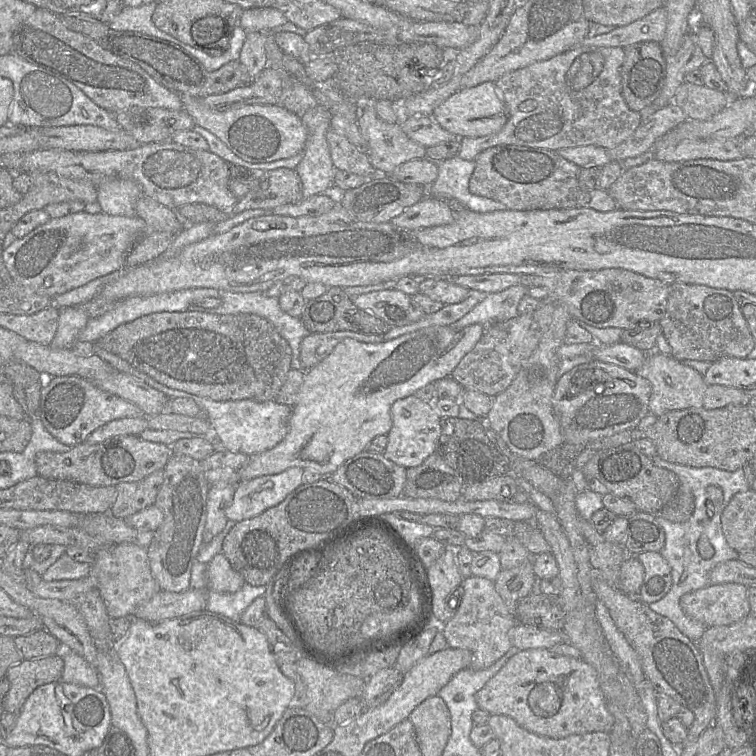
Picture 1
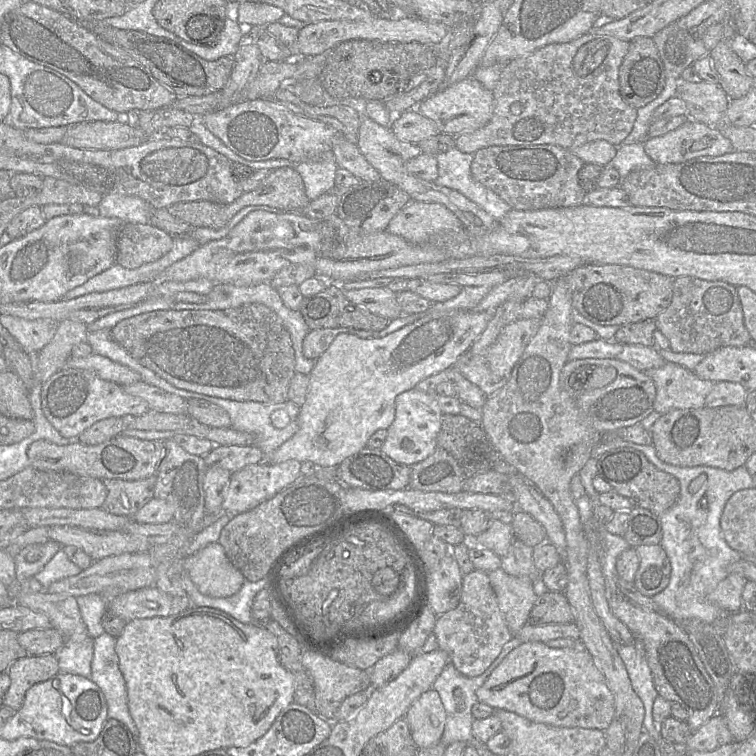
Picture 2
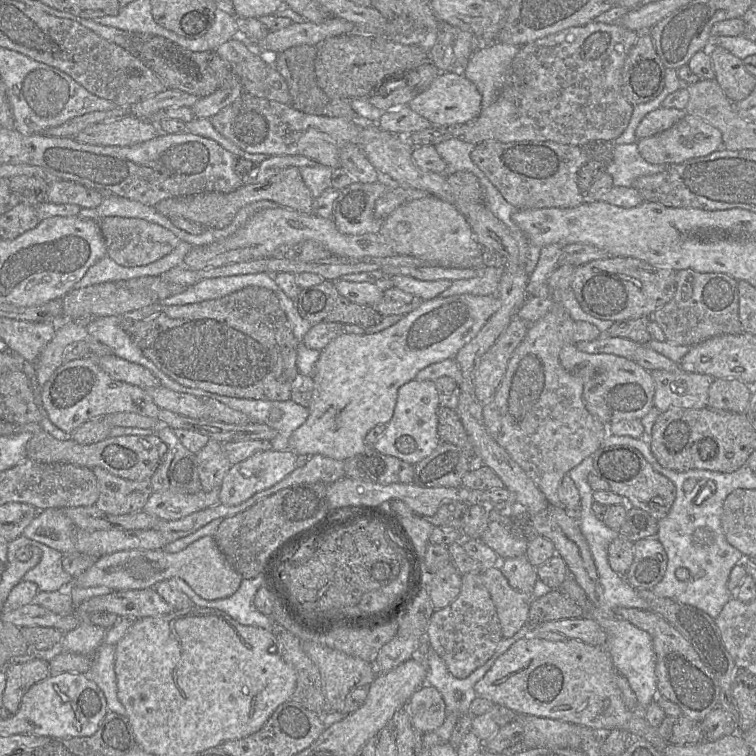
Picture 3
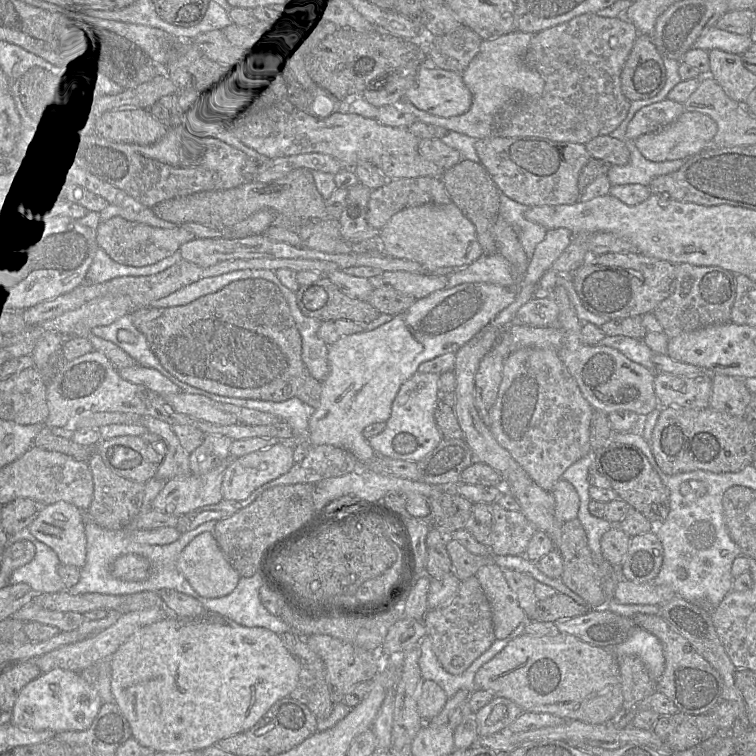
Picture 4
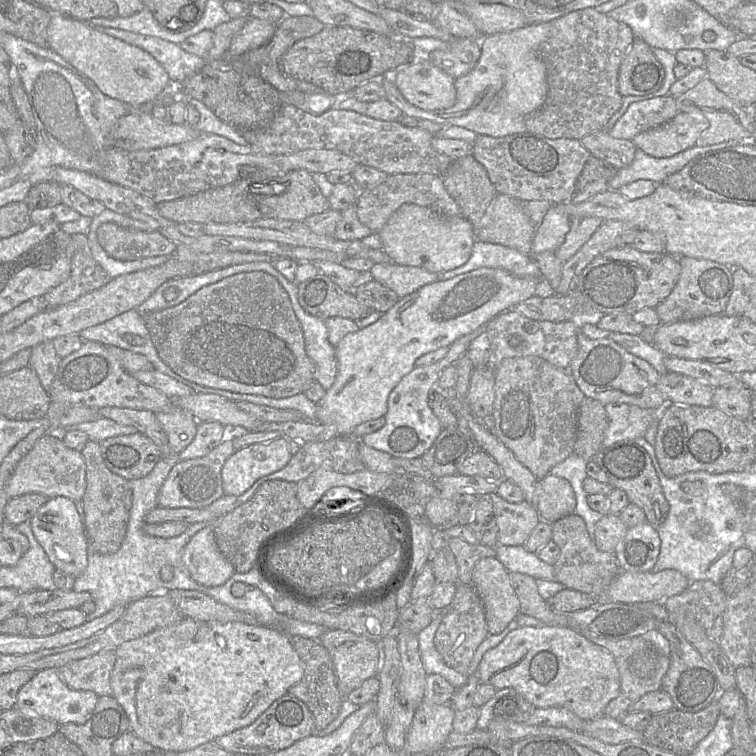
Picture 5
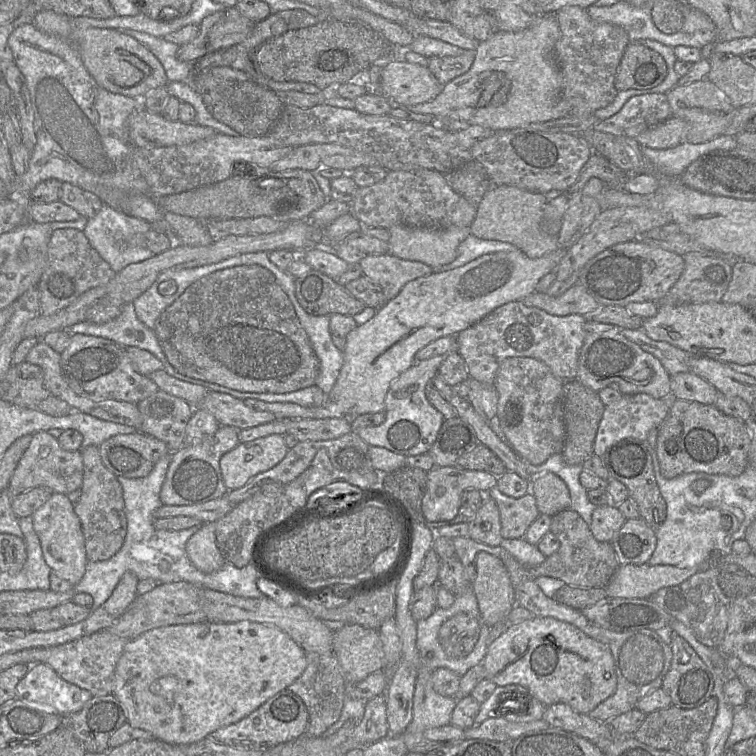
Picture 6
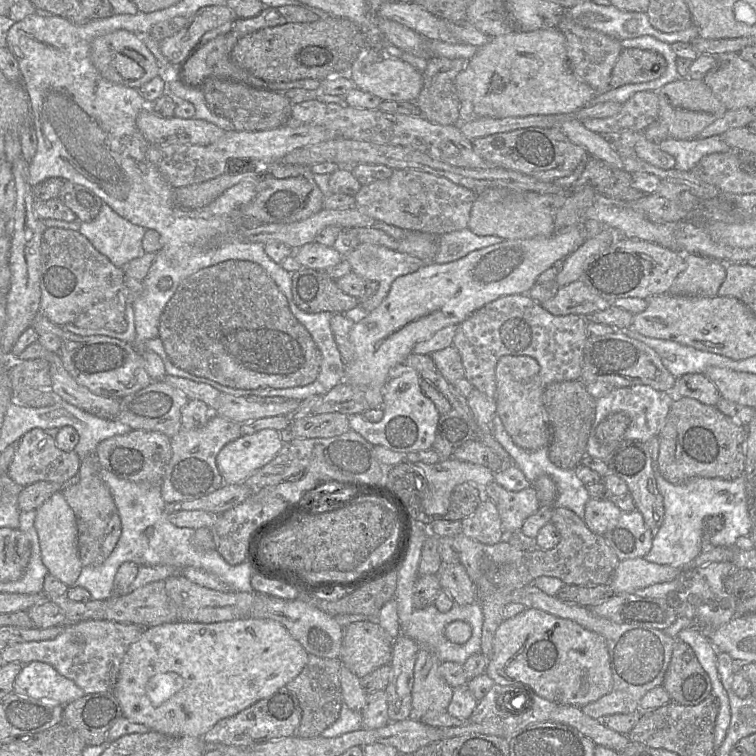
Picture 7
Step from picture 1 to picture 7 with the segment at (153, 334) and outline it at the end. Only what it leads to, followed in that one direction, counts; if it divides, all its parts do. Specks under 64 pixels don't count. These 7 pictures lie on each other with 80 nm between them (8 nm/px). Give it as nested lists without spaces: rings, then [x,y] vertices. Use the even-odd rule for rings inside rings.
[[[223,261],[184,279],[160,316],[158,337],[176,367],[231,388],[302,387],[314,382],[320,371],[321,352],[310,333],[292,314],[275,281],[250,261]]]

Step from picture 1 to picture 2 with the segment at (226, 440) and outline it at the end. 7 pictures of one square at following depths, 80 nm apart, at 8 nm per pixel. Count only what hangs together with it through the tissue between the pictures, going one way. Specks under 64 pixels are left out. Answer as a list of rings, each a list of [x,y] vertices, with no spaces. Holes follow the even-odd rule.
[[[218,397],[193,398],[205,400],[222,407],[230,416],[231,427],[246,432],[253,437],[253,444],[268,455],[290,439],[299,429],[300,407],[292,401],[262,403],[255,401],[235,401]],[[283,409],[290,418],[284,428],[276,428],[271,422],[273,411]]]

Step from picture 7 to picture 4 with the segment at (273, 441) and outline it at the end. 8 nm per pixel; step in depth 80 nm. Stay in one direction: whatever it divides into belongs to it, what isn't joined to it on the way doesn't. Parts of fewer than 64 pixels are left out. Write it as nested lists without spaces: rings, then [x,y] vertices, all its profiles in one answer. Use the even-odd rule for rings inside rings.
[[[286,441],[236,458],[224,471],[222,497],[244,500],[255,489],[287,473],[293,464],[293,444]]]

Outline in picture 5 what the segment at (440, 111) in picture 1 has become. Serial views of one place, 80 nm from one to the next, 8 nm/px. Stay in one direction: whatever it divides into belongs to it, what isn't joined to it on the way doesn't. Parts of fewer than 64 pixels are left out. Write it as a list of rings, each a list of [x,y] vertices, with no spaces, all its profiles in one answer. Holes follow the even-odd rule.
[[[425,56],[399,67],[391,78],[406,101],[423,110],[445,110],[456,101],[455,79],[432,65]]]

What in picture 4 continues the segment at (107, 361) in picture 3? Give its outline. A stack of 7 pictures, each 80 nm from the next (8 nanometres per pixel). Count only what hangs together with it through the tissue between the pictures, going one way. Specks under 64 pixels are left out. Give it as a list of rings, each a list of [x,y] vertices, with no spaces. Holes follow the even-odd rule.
[[[138,364],[132,367],[120,368],[118,373],[124,380],[133,384],[143,385],[159,395],[181,392],[177,385],[150,367]]]

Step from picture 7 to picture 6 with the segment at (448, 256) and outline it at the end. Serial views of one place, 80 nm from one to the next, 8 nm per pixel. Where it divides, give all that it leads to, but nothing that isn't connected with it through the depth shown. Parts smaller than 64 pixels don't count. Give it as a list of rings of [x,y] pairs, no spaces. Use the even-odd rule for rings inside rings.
[[[470,234],[458,247],[458,255],[454,261],[434,268],[434,272],[442,272],[461,267],[470,261],[490,253],[511,252],[519,250],[516,246],[496,240],[483,240]]]

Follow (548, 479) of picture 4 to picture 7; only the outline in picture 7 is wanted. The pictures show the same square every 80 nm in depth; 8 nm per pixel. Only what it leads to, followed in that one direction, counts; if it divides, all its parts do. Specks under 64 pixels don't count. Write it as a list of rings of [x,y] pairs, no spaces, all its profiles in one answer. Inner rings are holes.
[[[505,355],[496,366],[496,406],[502,424],[520,448],[535,451],[547,447],[551,441],[551,427],[543,404],[543,385],[538,374],[540,365],[531,356]]]

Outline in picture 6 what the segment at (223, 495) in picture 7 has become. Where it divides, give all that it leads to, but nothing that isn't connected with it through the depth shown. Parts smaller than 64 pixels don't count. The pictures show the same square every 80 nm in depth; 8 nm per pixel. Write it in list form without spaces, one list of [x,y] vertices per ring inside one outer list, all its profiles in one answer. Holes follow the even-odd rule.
[[[227,495],[201,504],[193,505],[163,505],[154,512],[154,518],[173,516],[188,516],[202,523],[216,522],[233,509],[233,504]]]

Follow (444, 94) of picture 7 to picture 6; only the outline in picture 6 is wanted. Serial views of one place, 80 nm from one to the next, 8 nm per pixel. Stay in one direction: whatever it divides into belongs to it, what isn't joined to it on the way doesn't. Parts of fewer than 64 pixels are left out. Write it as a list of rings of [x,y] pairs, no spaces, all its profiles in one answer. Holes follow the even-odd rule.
[[[464,50],[458,56],[429,57],[427,67],[443,86],[454,78],[466,73],[475,59],[475,51]]]

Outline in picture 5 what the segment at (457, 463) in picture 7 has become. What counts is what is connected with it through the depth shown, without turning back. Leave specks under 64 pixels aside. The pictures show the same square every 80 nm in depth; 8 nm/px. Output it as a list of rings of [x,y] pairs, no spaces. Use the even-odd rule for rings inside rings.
[[[459,473],[434,479],[437,491],[426,504],[424,515],[432,524],[442,525],[456,515],[458,495],[474,493],[479,497],[489,497],[496,493],[499,482]]]

